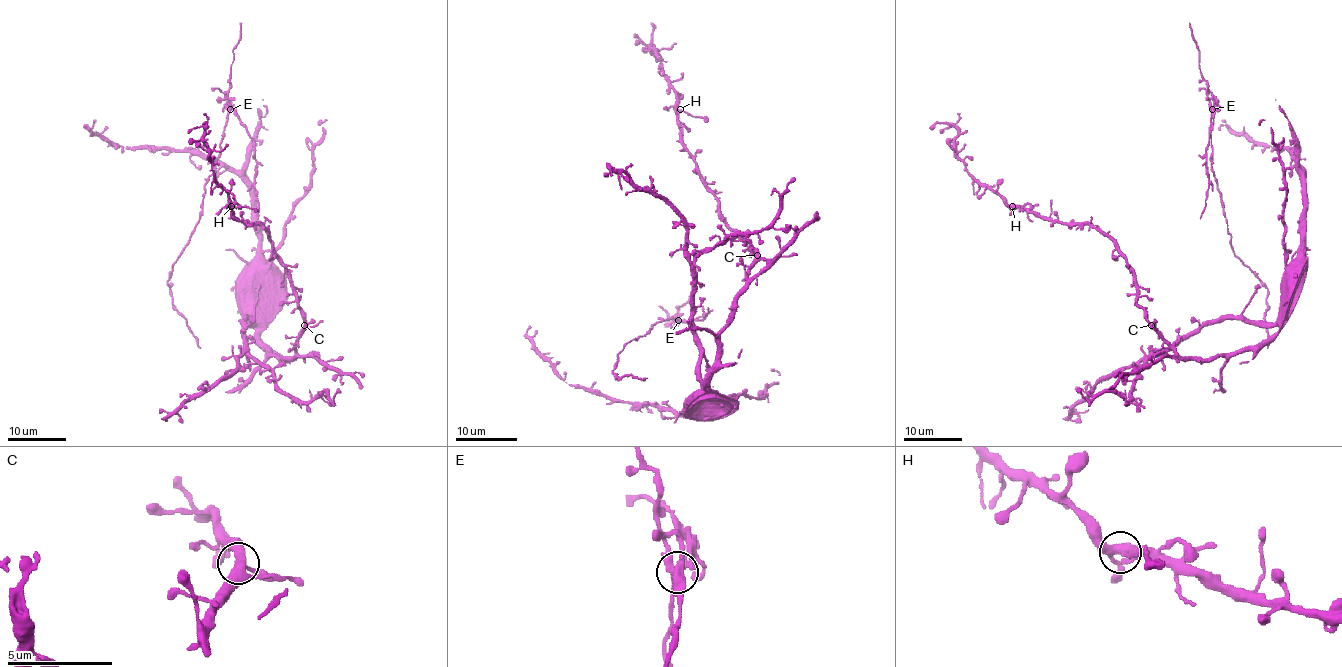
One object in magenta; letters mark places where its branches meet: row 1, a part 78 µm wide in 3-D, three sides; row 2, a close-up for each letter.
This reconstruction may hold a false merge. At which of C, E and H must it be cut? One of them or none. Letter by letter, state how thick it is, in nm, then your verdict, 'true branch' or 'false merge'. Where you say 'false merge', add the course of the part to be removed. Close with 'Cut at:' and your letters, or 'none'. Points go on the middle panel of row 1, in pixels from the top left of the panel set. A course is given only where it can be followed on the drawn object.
C: 320 nm | true branch
E: 320 nm | false merge | (678, 320), (690, 321), (704, 315), (707, 308)
H: 380 nm | true branch
Cut at: E

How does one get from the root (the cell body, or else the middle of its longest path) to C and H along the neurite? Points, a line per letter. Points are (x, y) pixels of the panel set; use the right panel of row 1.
C: (1288, 285), (1279, 329), (1254, 345), (1231, 353), (1209, 359), (1183, 359), (1151, 325)
H: (1288, 285), (1275, 334), (1183, 359), (1151, 325), (1133, 271), (1110, 239), (1012, 206)

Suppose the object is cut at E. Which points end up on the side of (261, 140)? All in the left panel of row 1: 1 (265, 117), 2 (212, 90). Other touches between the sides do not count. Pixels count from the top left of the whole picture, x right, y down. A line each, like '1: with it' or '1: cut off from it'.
1: with it
2: cut off from it

